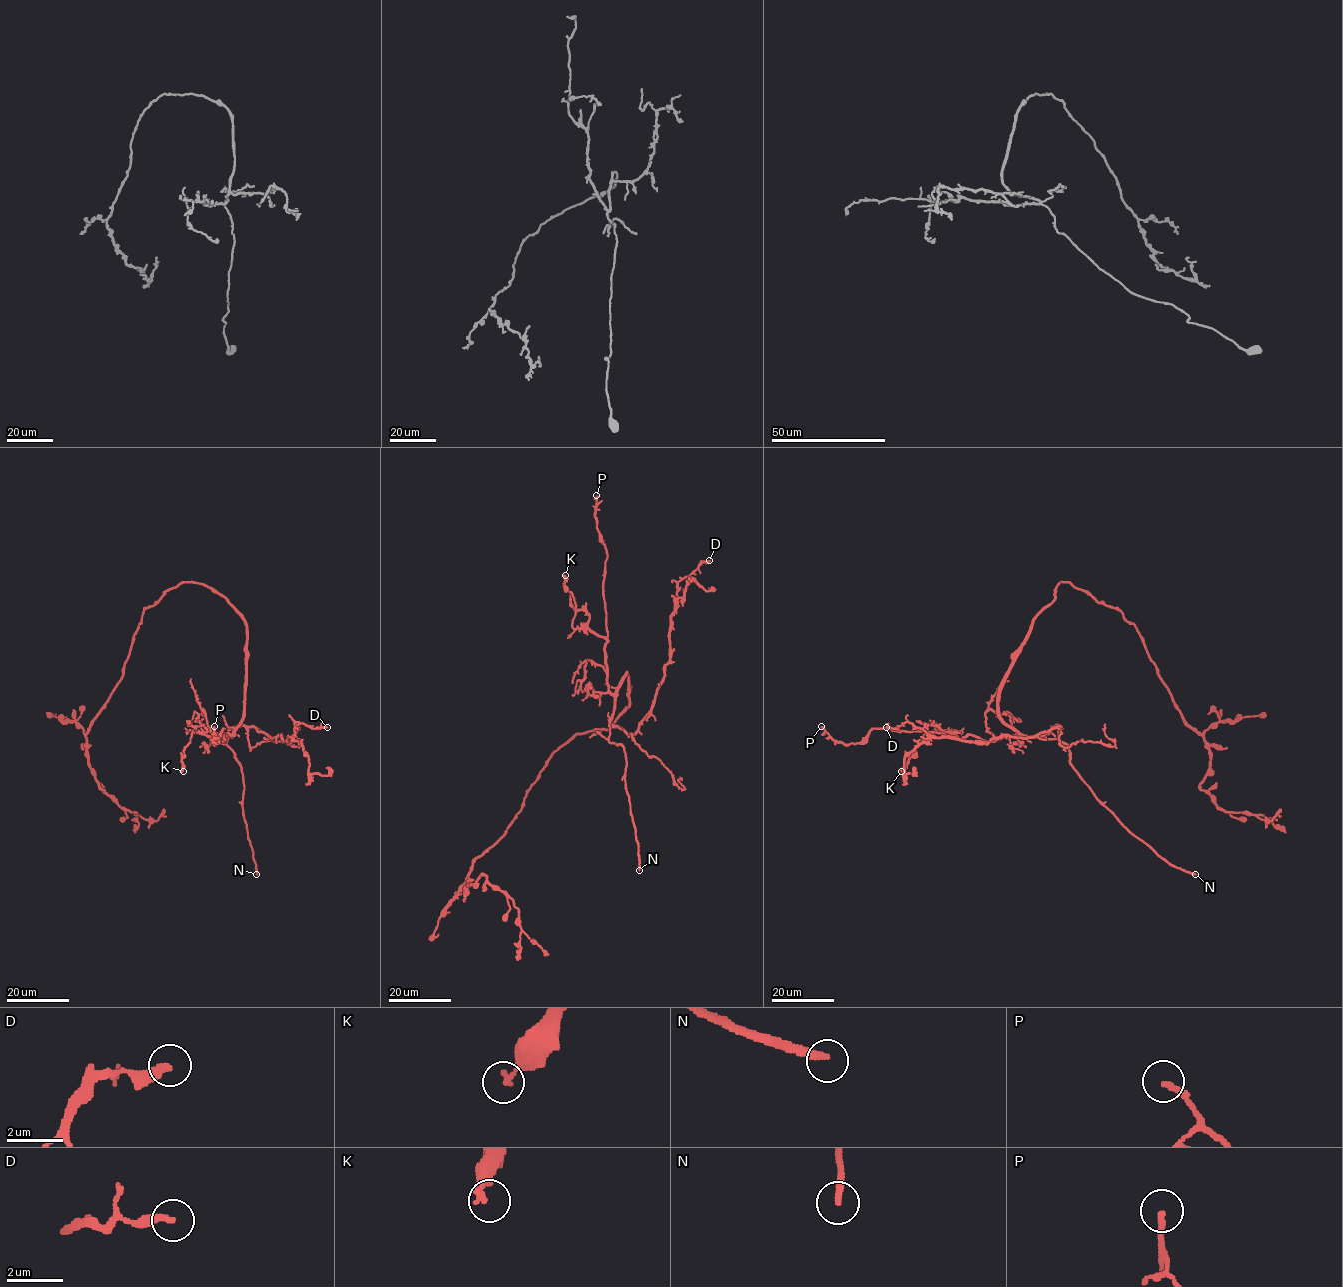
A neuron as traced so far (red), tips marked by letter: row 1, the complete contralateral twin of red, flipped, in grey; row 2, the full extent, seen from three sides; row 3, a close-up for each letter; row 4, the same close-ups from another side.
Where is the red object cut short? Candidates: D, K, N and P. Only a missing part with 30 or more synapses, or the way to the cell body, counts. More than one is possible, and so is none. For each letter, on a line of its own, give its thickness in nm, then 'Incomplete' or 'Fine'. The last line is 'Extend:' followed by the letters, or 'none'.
D: Thickness 280 nm. Fine
K: Thickness 220 nm. Fine
N: Thickness 240 nm. Incomplete
P: Thickness 190 nm. Fine
Extend: N

